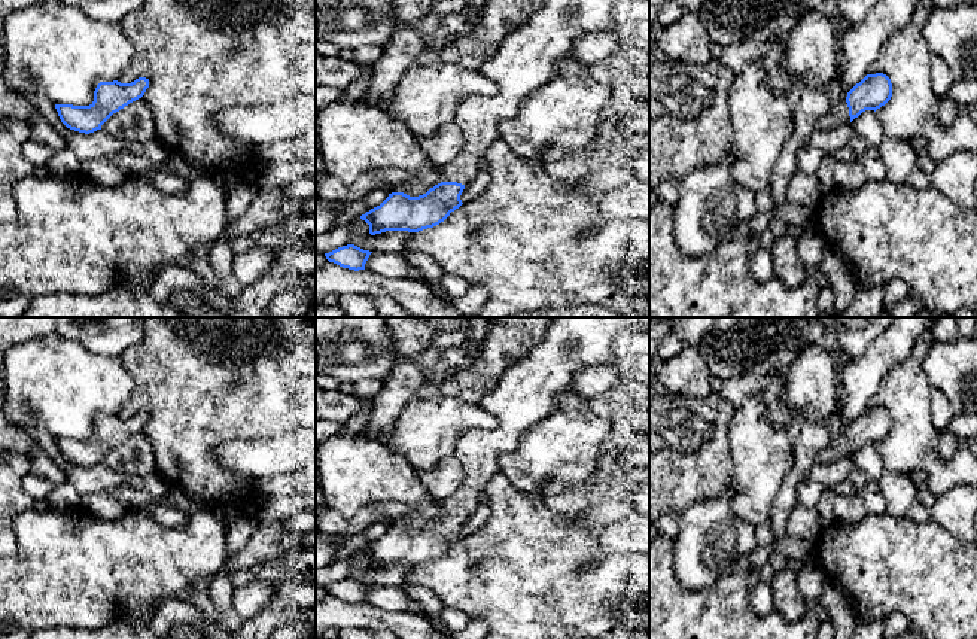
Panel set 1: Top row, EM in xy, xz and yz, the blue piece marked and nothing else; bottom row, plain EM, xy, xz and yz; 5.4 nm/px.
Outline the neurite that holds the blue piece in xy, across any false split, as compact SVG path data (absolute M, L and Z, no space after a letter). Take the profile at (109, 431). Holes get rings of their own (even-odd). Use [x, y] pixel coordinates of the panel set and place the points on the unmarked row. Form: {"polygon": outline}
{"polygon": "M139 411L131 417L100 416L89 439L55 438L61 456L79 466L94 466L116 445L141 432L149 422L149 413Z"}

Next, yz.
{"polygon": "M883 407L867 408L856 417L847 430L843 430L843 420L838 414L827 420L831 432L830 445L818 453L816 463L833 463L841 457L852 456L865 444L877 444L892 430L891 413Z"}

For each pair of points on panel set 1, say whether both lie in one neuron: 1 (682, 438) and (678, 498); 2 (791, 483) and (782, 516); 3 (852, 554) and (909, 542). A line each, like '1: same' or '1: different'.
1: same
2: same
3: same

